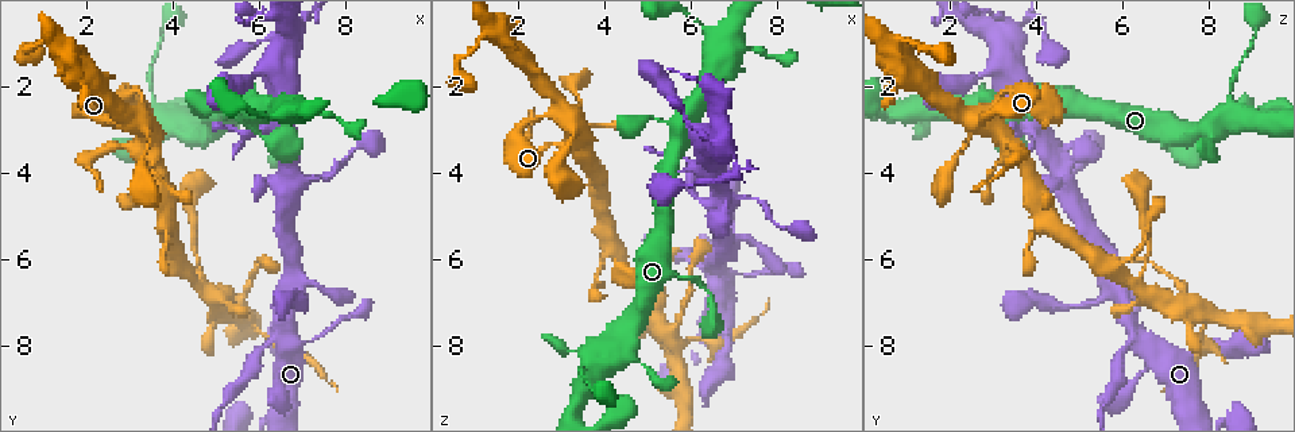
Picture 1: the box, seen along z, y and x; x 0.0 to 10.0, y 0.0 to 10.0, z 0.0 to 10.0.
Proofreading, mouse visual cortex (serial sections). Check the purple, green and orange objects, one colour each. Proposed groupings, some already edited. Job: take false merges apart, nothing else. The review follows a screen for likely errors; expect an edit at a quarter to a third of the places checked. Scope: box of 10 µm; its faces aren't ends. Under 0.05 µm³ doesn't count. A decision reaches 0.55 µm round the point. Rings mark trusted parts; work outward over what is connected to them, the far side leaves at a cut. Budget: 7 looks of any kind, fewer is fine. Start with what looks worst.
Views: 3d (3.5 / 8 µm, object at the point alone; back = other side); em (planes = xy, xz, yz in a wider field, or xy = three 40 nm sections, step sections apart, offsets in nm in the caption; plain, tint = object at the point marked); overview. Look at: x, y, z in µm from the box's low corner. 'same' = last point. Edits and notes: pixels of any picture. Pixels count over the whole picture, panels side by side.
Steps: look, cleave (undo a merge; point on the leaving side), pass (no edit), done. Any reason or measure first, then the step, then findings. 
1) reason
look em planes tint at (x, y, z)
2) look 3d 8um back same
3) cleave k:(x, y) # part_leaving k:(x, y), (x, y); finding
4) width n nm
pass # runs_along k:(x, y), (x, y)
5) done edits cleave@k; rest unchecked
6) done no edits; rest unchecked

thin arm on a thick one
look 3d 8um at (6.45, 7.90, 6.30)

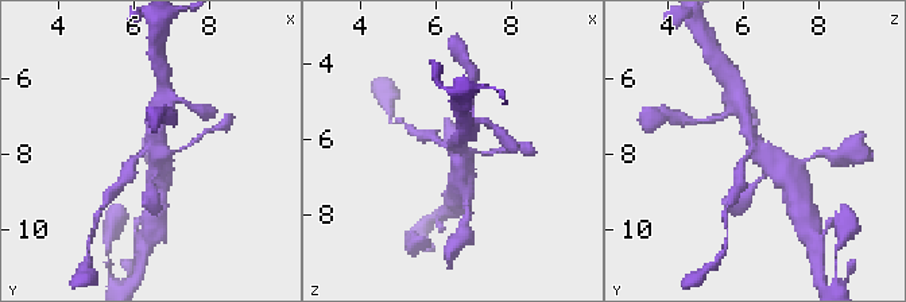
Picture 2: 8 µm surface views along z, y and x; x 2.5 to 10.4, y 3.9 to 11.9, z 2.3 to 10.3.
need the tissue
look em xy step 2 tint same

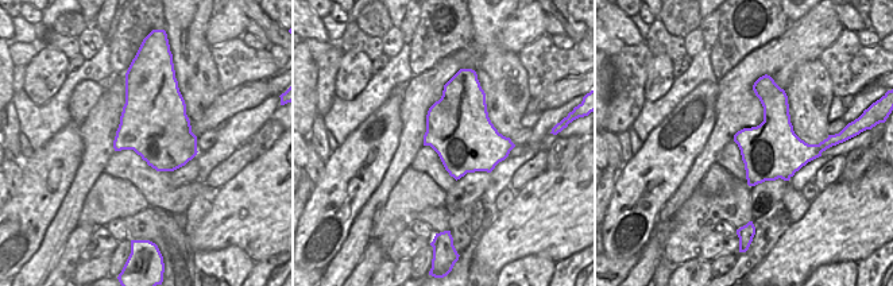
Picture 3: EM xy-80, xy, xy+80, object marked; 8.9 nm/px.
cleave 2:(424, 136) # part_leaving 2:(442, 143), (409, 130); two cells meet here

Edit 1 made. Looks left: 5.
look overview

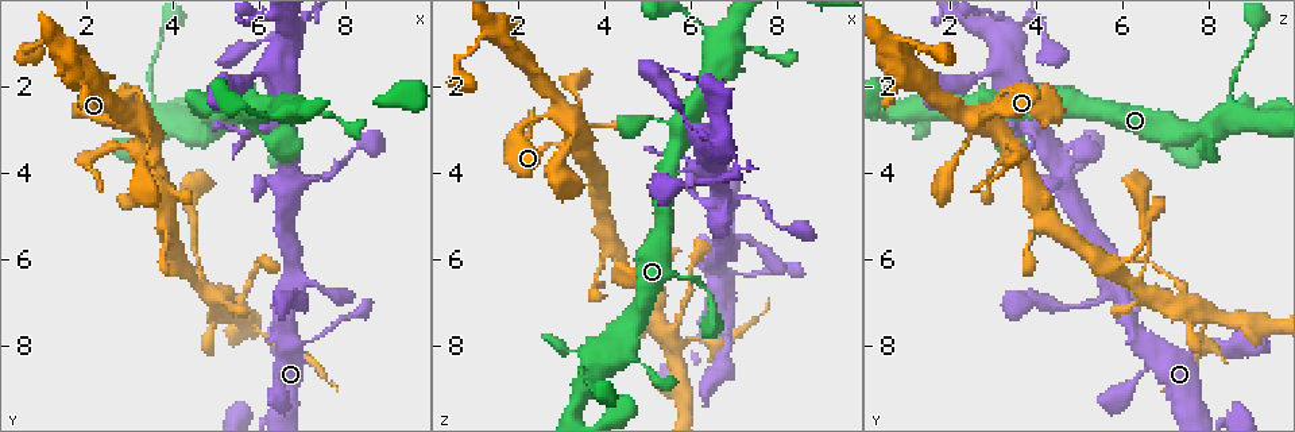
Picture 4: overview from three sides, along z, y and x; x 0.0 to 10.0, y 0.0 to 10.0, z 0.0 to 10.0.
thin neck
look 3d 3.5um at (6.70, 1.00, 3.50)

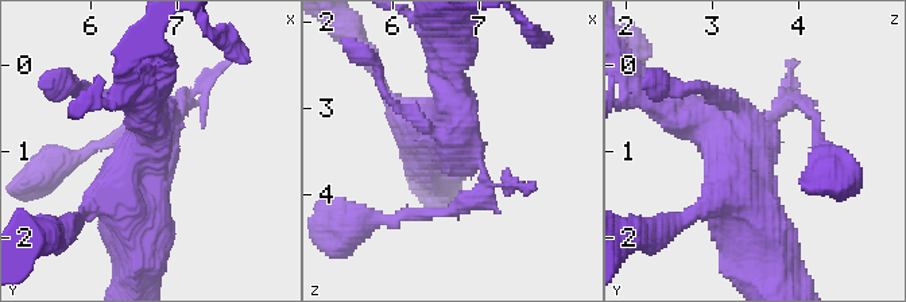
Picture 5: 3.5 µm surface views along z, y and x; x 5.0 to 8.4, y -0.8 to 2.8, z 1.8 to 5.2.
need the tissue
look em xy step 3 tint at (6.70, 0.95, 3.55)

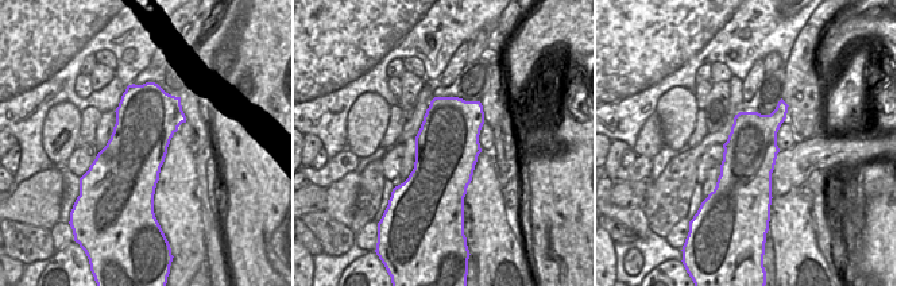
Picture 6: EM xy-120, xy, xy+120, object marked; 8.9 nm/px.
pass # runs_along 5:(138, 248), (138, 174), (179, 100); one cell here

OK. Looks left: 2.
thick turns thin
look 3d 3.5um at (7.45, 2.60, 1.15)

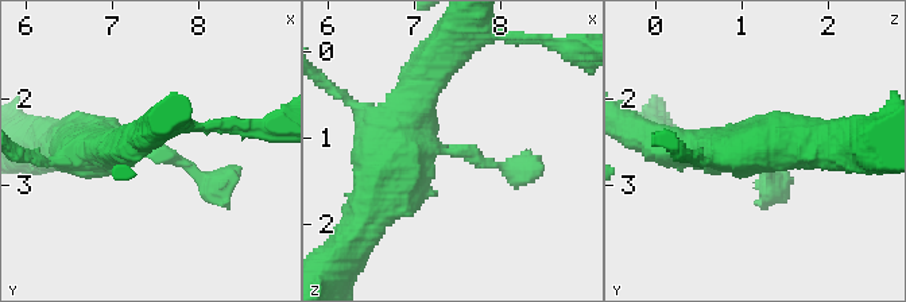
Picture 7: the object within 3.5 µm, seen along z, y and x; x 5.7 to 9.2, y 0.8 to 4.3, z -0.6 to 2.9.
look em xy step 2 tint at (7.50, 2.60, 1.10)

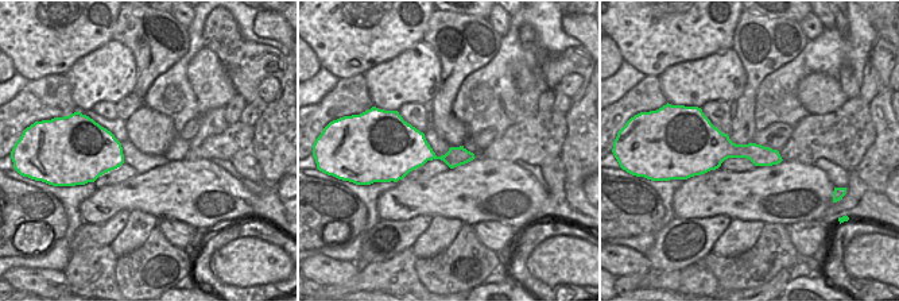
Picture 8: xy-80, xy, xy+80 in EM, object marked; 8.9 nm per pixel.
pass # continuous, no second cell

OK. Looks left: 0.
done edits cleave@2; rest unchecked

